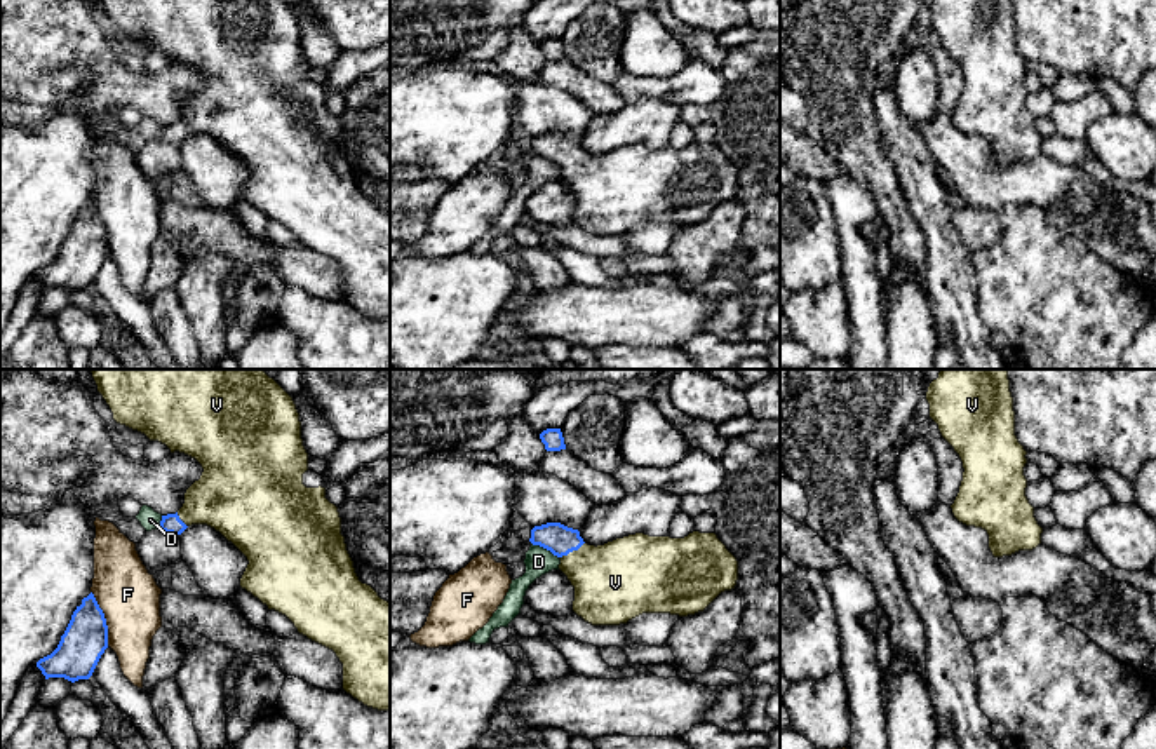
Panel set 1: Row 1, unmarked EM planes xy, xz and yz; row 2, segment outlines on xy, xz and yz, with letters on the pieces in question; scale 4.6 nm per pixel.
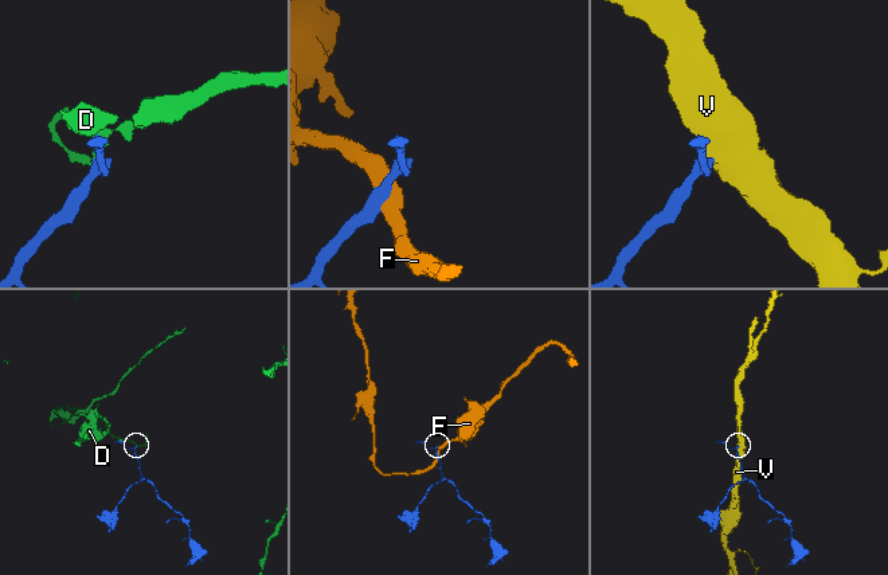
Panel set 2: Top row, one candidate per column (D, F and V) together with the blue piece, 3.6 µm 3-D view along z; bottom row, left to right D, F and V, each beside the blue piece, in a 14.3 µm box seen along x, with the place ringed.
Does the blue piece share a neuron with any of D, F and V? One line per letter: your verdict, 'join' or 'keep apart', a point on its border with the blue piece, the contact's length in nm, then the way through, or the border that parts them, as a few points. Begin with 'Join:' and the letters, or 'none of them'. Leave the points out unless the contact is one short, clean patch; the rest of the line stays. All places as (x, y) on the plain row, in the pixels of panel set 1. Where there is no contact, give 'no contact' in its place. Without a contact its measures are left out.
Join: V
D: keep apart | xz (545, 157) | 150 nm
F: keep apart | xy (105, 229) | 260 nm | along xy (91, 201), (105, 229), (108, 255)
V: join | xz (571, 161) | 140 nm | across xz (557, 148), (571, 161), (591, 180), (615, 192)

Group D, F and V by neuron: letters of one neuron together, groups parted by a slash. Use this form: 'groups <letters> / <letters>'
groups D / F / V

